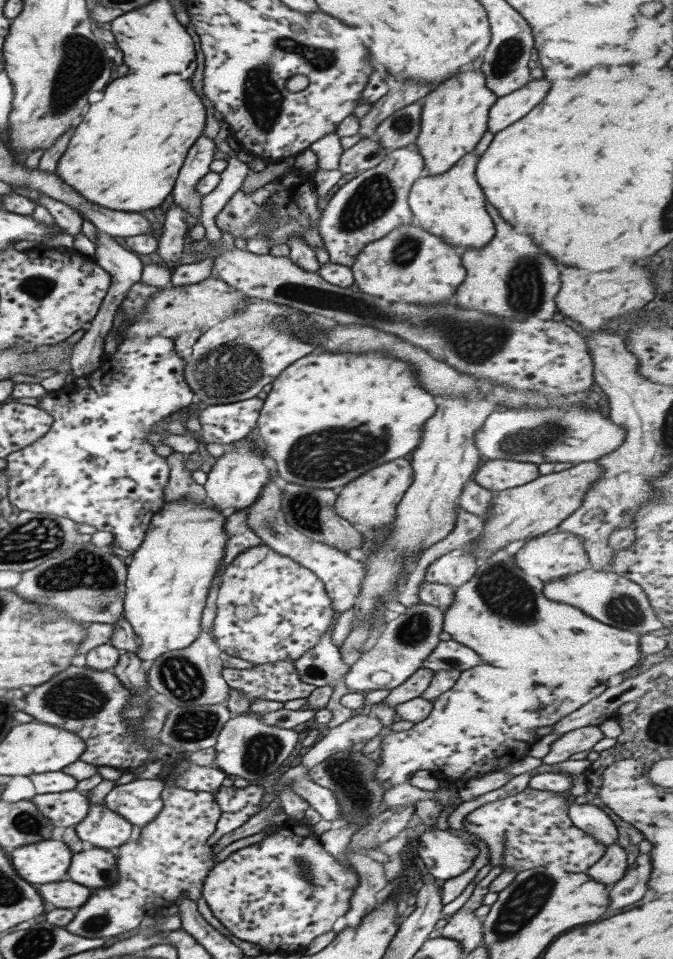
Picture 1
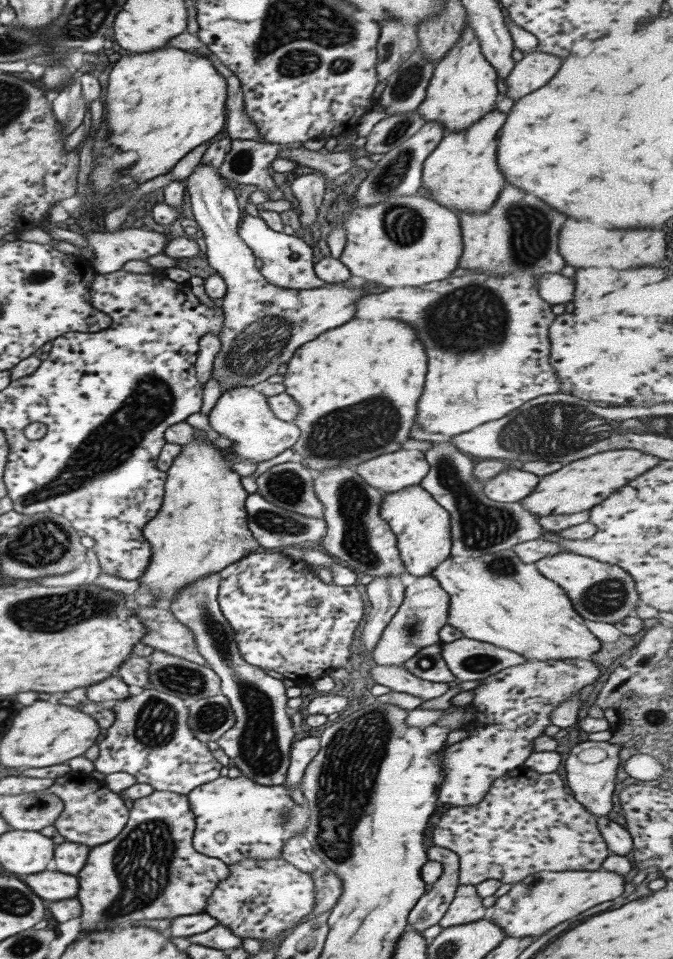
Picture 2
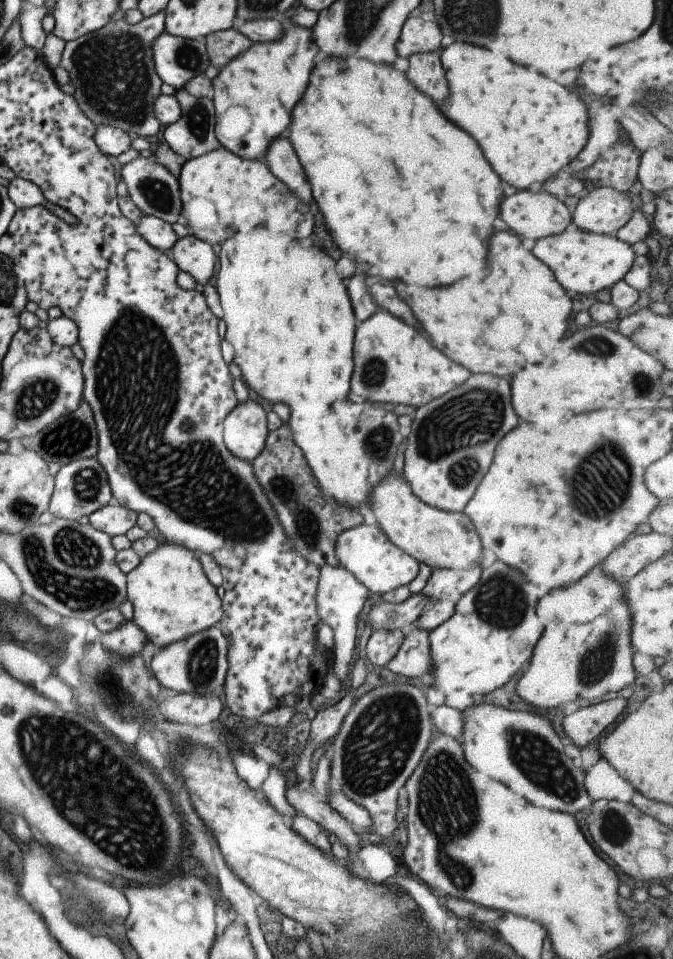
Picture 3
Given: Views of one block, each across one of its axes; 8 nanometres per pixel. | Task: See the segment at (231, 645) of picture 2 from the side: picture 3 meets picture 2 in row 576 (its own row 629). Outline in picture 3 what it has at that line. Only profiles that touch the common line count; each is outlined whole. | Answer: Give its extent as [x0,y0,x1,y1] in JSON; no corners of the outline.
[149,626,227,696]

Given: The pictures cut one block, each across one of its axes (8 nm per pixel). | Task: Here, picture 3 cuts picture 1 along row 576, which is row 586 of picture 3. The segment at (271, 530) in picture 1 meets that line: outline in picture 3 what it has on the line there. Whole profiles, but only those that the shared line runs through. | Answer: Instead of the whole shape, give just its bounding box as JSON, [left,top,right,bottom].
[315,565,367,690]

